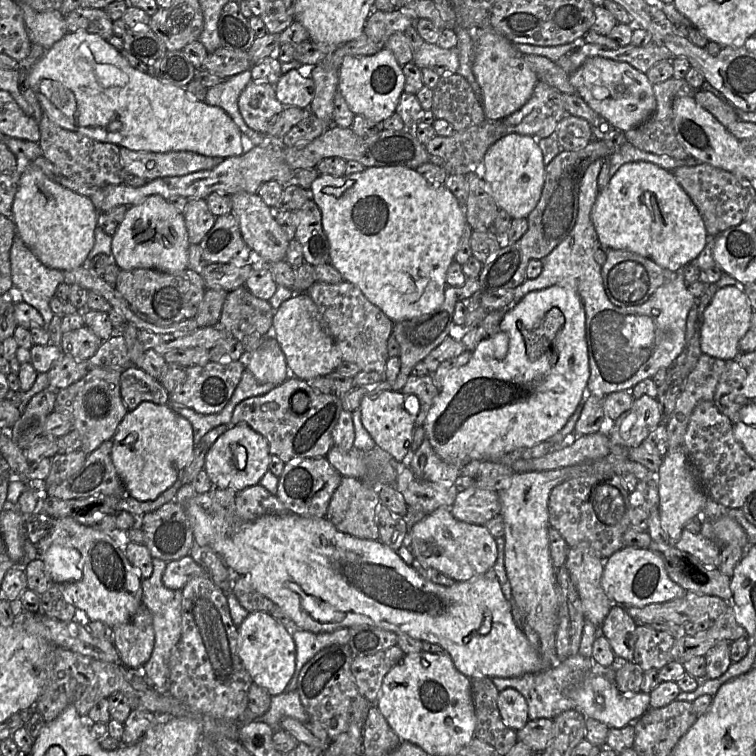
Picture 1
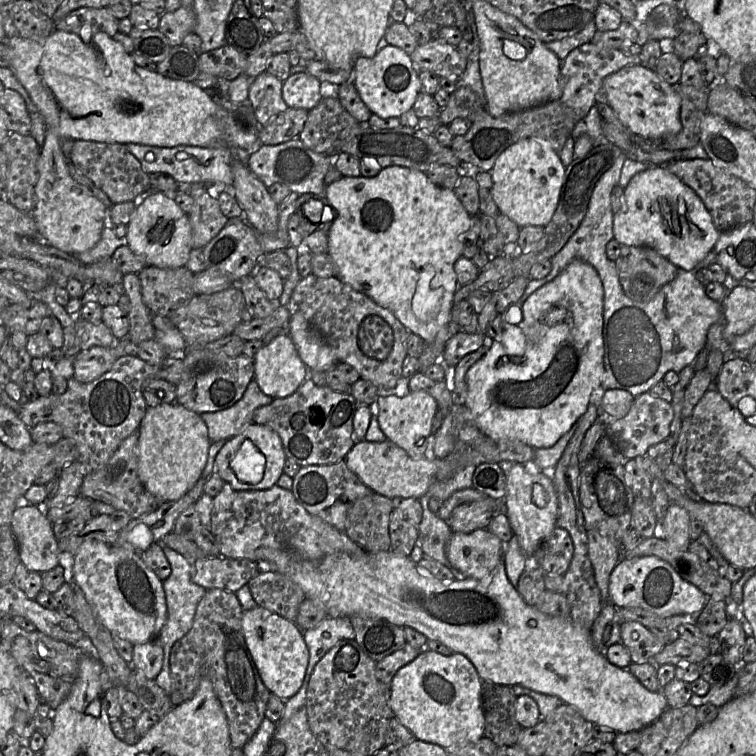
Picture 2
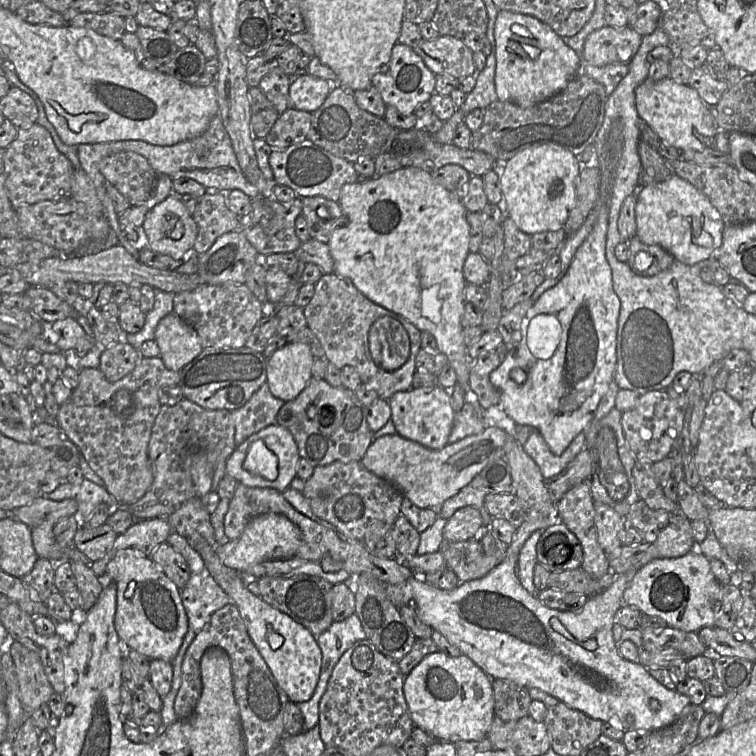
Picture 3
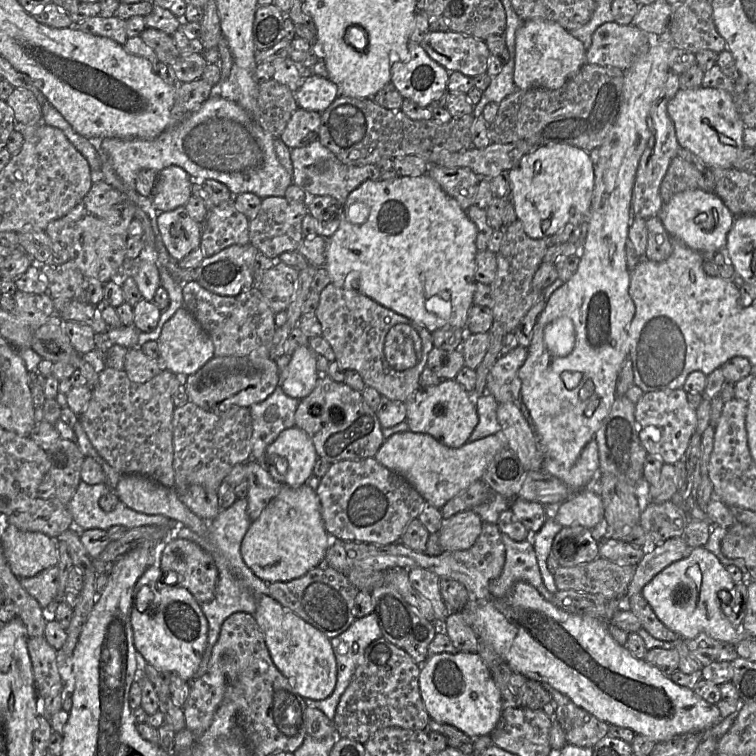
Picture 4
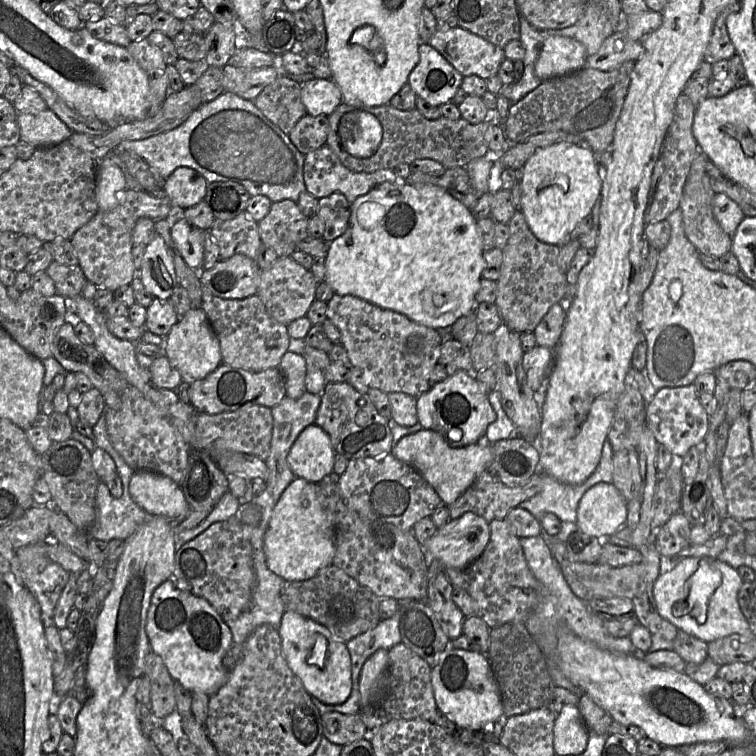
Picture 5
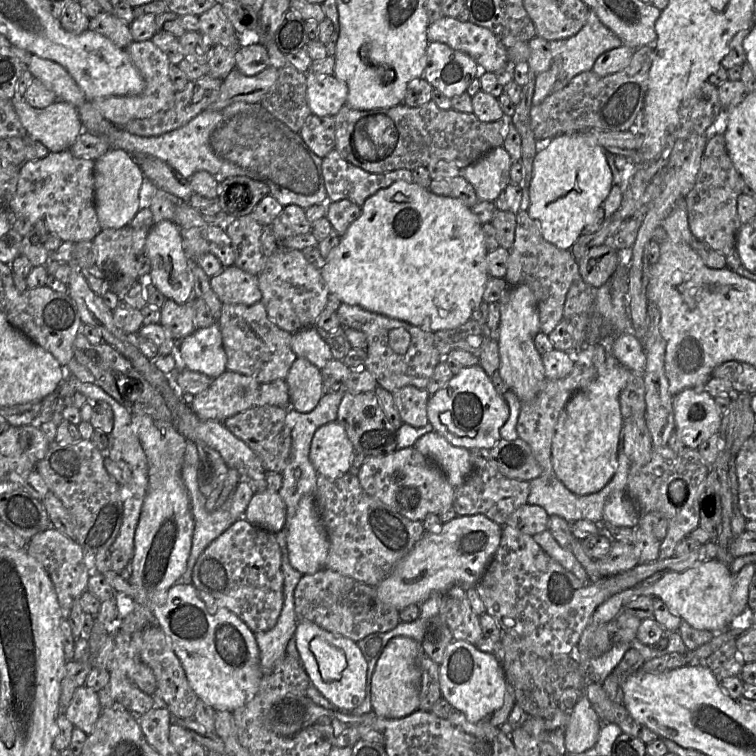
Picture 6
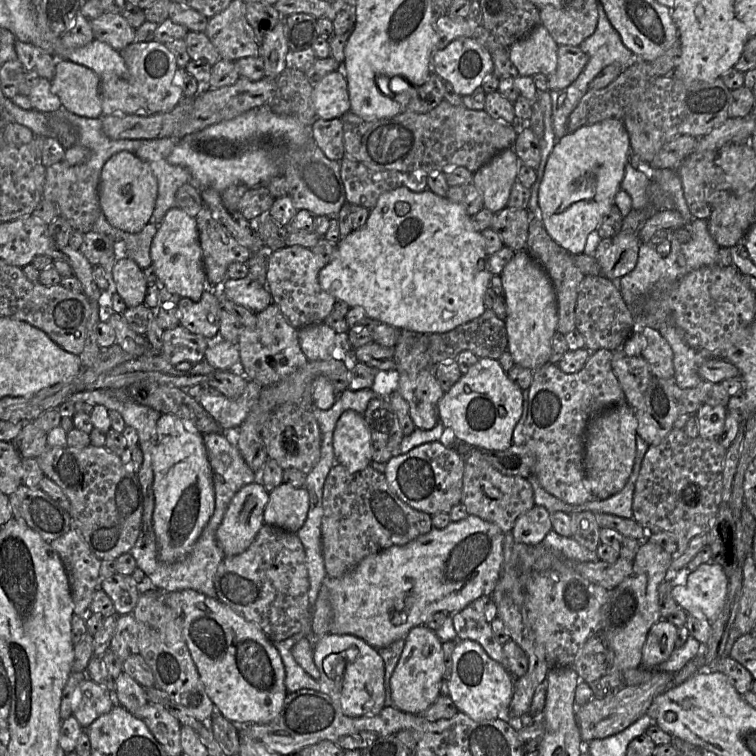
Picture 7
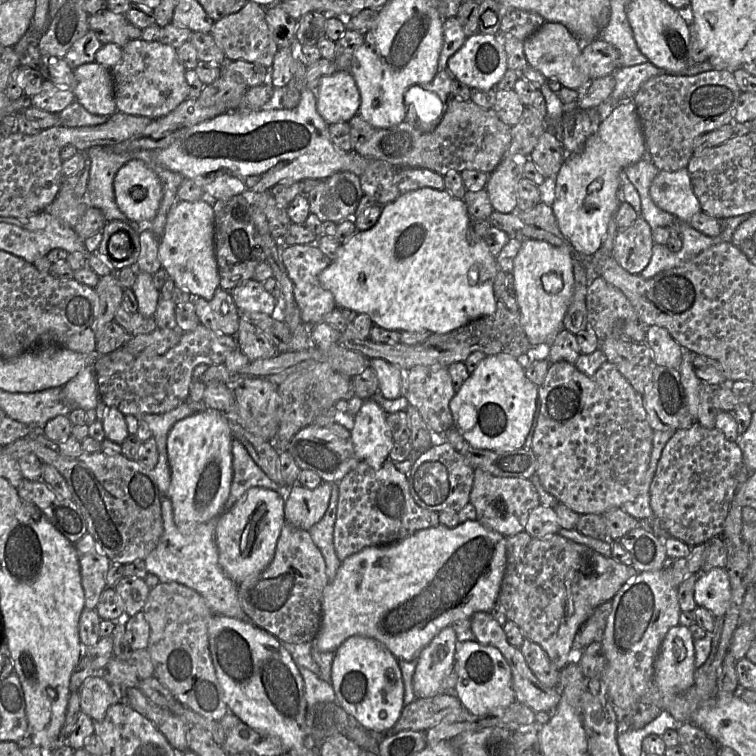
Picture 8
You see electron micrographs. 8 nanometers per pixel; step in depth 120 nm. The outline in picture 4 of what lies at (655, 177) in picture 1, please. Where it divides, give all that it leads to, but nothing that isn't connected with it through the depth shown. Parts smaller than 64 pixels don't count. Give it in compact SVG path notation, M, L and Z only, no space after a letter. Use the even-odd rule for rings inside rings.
M689 189L673 195L658 217L672 239L700 253L725 251L727 235L736 218L715 193L702 189Z

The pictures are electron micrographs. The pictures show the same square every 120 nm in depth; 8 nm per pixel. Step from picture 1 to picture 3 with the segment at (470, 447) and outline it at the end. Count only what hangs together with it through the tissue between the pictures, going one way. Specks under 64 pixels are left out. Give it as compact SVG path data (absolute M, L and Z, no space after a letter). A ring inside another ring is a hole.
M614 128L610 135L610 151L602 160L597 156L600 171L598 219L587 238L578 248L562 279L546 290L523 318L521 340L515 347L508 347L502 363L490 374L490 381L500 393L497 407L515 423L535 428L544 438L550 451L562 454L572 440L590 424L601 398L609 390L616 369L616 344L618 317L621 302L613 289L612 271L606 258L608 229L608 191L613 185L620 157L624 151L623 128Z

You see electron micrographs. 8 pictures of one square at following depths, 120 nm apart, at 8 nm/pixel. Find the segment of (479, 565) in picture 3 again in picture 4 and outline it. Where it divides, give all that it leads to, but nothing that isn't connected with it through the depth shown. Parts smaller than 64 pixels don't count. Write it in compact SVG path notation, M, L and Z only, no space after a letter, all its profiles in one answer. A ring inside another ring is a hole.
M502 534L502 540L505 545L505 564L501 575L490 583L491 597L505 597L516 582L523 581L533 586L546 600L553 603L553 593L543 582L531 540L517 542L505 534Z

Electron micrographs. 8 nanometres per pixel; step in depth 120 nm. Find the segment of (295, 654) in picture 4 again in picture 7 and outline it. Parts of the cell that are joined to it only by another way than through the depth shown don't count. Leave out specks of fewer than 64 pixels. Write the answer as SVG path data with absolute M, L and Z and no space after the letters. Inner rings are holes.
M325 634L313 647L313 660L320 672L322 692L338 703L348 717L375 715L390 705L384 661L364 640L353 635Z

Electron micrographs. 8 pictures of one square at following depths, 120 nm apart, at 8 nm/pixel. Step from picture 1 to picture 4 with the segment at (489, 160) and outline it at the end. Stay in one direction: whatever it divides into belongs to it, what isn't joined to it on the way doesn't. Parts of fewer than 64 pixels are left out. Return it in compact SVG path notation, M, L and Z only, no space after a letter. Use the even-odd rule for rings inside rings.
M548 144L546 146L538 147L534 151L525 155L520 160L518 166L508 172L508 177L511 184L510 199L514 205L517 219L522 222L525 233L533 239L546 239L556 234L566 224L579 224L584 220L584 216L590 208L595 181L594 164L589 156L589 152L576 146L568 144Z

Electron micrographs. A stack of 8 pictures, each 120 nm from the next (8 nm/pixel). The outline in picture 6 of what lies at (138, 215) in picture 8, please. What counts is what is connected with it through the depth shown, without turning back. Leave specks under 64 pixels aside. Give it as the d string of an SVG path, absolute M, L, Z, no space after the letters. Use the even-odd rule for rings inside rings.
M110 149L95 161L95 209L101 229L119 229L130 223L141 208L140 190L144 180L137 161L124 150Z

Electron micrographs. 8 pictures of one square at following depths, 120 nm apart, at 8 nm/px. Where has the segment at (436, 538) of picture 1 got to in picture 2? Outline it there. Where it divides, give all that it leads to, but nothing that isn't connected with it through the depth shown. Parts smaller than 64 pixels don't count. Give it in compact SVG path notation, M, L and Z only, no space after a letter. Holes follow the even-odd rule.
M489 529L470 533L453 532L446 546L446 555L460 577L481 579L503 558L503 542Z

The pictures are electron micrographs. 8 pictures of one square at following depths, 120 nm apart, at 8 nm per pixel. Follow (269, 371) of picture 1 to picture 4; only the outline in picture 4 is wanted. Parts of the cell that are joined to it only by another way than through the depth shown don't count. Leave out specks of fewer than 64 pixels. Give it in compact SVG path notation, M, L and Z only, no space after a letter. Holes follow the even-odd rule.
M307 346L299 347L291 354L289 364L280 372L279 387L286 395L302 400L315 389L320 378L316 361L316 353Z

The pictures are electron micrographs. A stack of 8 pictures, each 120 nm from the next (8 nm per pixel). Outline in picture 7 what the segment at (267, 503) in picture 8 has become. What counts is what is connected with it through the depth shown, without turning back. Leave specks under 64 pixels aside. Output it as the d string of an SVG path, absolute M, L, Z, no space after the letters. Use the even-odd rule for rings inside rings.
M262 484L243 486L231 500L216 531L216 541L225 556L244 552L265 525L263 512L269 492Z

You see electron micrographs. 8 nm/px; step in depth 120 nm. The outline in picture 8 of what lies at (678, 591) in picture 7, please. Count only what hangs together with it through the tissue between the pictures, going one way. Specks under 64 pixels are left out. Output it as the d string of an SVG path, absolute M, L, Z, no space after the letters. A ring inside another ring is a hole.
M716 567L701 573L695 585L695 601L698 607L708 609L719 618L727 611L732 598L728 572Z

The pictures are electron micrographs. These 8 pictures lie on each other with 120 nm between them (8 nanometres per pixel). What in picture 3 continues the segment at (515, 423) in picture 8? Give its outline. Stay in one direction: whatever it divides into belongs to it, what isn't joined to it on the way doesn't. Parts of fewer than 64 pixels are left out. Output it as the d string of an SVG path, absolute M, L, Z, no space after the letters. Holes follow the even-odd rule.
M440 385L410 388L395 393L387 401L391 408L390 420L393 422L397 434L433 450L442 449L449 444L449 436L455 418L449 390Z

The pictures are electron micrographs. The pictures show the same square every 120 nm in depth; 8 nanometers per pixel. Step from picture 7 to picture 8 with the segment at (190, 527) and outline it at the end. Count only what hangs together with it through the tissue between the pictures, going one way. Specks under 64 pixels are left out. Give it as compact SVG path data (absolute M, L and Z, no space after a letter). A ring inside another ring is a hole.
M216 409L194 413L176 422L167 437L171 470L168 497L177 526L203 523L216 517L225 503L233 478L230 419Z

